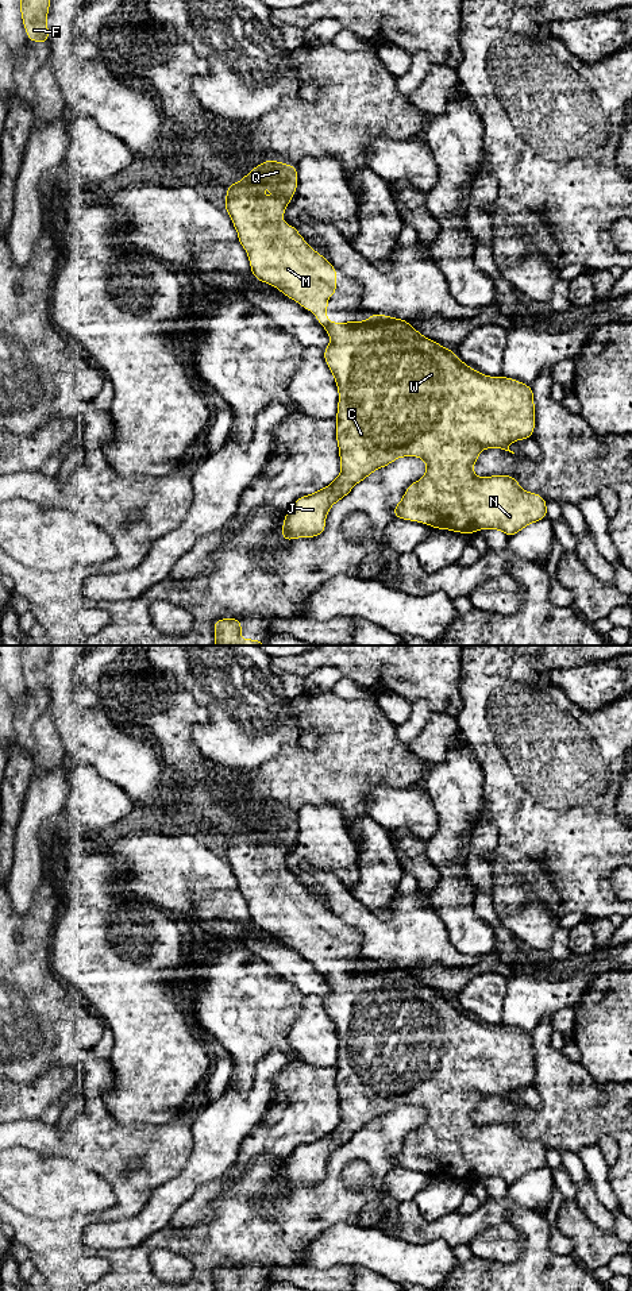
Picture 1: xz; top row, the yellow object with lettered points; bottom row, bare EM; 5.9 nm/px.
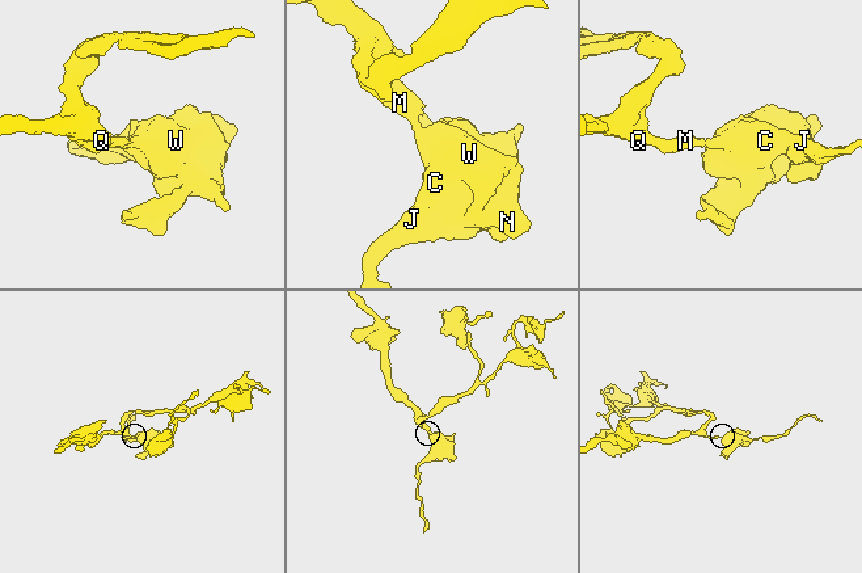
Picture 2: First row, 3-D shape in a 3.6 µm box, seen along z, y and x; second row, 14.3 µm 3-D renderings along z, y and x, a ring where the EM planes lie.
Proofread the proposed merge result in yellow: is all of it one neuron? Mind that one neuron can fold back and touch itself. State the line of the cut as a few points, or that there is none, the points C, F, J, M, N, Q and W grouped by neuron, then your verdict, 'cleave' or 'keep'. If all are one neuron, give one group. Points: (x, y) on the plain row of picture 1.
cut none; groups C F J M N Q W; keep

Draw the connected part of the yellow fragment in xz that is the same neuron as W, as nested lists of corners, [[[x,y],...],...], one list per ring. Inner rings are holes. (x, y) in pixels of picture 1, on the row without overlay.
[[[269,806],[262,813],[255,813],[251,822],[242,824],[242,831],[234,831],[226,836],[227,847],[223,855],[236,876],[238,890],[248,902],[251,922],[258,929],[275,934],[308,960],[317,960],[313,966],[331,986],[331,993],[323,998],[323,1002],[339,1040],[335,1083],[342,1121],[328,1134],[293,1151],[285,1163],[281,1187],[288,1190],[296,1186],[321,1183],[325,1179],[325,1164],[332,1153],[344,1147],[358,1130],[367,1126],[373,1119],[390,1113],[400,1105],[424,1107],[427,1121],[421,1128],[406,1136],[402,1148],[393,1157],[396,1167],[412,1168],[436,1178],[450,1178],[466,1183],[488,1176],[500,1178],[508,1186],[531,1171],[547,1167],[546,1147],[537,1141],[524,1140],[516,1126],[504,1122],[479,1126],[473,1119],[473,1114],[483,1097],[501,1097],[515,1102],[509,1098],[512,1090],[532,1086],[535,1079],[532,1036],[508,1025],[489,1025],[478,1021],[463,1011],[452,998],[423,984],[404,967],[371,961],[366,970],[347,968],[346,972],[328,970],[325,961],[328,944],[335,944],[339,940],[334,933],[339,928],[336,917],[307,893],[296,875],[282,870],[282,863],[298,832],[297,816]],[[265,835],[273,839],[273,852],[262,840],[250,840],[254,836],[261,839]]]

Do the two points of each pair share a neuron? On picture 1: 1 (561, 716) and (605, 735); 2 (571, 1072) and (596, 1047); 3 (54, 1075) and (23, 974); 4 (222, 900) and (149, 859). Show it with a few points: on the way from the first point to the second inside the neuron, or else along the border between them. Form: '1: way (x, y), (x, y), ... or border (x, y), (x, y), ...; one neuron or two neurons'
1: way (571, 727), (580, 735), (594, 735); one neuron
2: border (580, 1063), (593, 1079); two neurons
3: border (76, 1066), (51, 1066), (34, 1079), (23, 1082); two neurons
4: border (189, 887), (234, 889); two neurons

